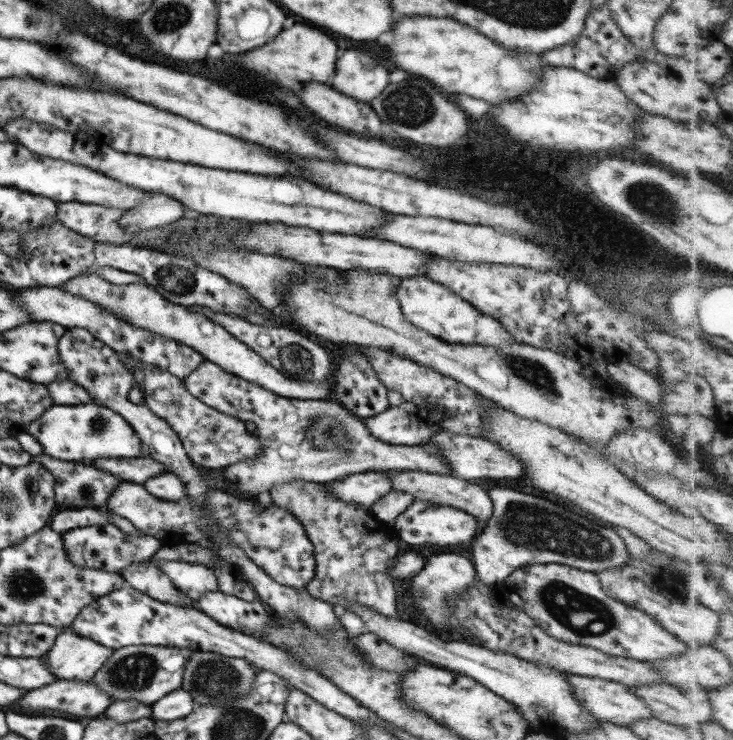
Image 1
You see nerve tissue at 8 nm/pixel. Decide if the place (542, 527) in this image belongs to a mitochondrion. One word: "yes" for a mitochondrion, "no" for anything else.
yes

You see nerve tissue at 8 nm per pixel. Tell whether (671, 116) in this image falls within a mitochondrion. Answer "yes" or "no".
no

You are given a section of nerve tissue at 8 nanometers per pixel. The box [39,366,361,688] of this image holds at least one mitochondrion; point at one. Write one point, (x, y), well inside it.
(100, 426)

